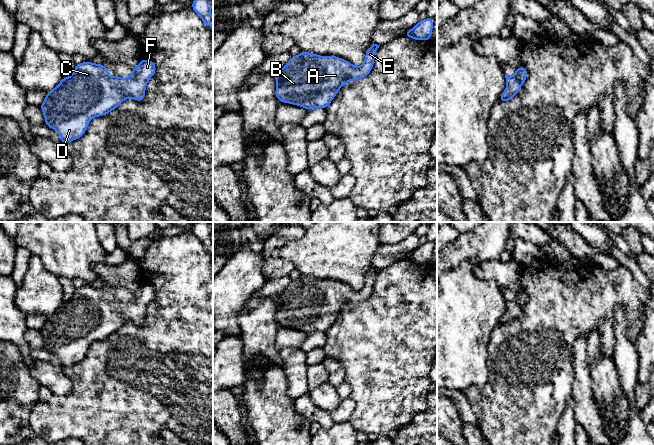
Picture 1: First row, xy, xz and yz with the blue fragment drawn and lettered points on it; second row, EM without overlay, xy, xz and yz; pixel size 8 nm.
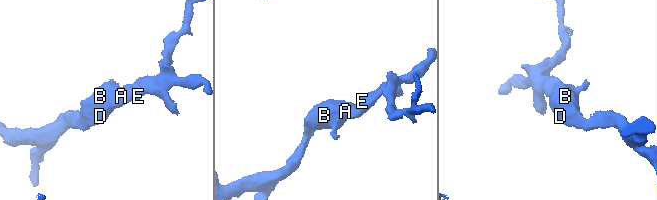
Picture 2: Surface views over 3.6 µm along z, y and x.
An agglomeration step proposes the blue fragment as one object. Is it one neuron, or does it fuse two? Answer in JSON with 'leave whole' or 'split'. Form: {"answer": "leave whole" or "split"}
{"answer": "leave whole"}

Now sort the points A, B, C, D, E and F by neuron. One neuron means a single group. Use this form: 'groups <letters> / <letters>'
groups A B C D E F

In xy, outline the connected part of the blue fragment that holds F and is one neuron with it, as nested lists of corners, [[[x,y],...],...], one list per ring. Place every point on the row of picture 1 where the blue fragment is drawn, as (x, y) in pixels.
[[[142,59],[137,66],[133,67],[132,74],[125,79],[117,75],[110,77],[103,64],[89,61],[77,64],[72,75],[63,77],[55,88],[47,92],[45,100],[40,105],[45,124],[58,132],[60,142],[63,144],[79,139],[84,135],[94,117],[107,115],[128,98],[143,101],[146,85],[155,71],[156,65],[149,59]]]

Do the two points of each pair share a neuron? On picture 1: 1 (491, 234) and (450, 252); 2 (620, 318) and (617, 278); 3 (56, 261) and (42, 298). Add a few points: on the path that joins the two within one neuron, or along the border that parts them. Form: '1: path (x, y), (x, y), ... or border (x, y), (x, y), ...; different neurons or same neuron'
1: path (481, 244), (479, 246), (465, 247), (460, 250); same neuron
2: border (621, 306), (616, 310), (613, 329); different neurons
3: border (36, 255), (42, 265), (58, 278); different neurons

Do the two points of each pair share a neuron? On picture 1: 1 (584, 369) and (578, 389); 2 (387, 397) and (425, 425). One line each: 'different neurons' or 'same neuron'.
1: same neuron
2: different neurons

